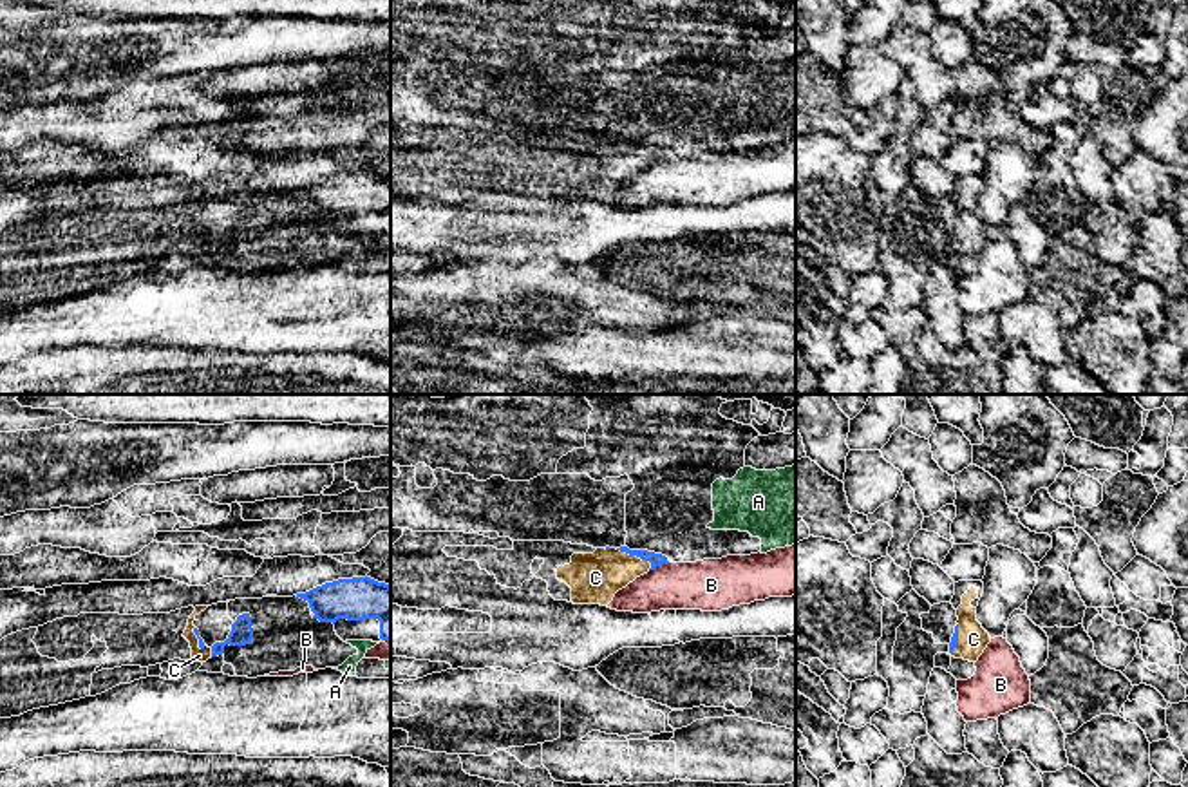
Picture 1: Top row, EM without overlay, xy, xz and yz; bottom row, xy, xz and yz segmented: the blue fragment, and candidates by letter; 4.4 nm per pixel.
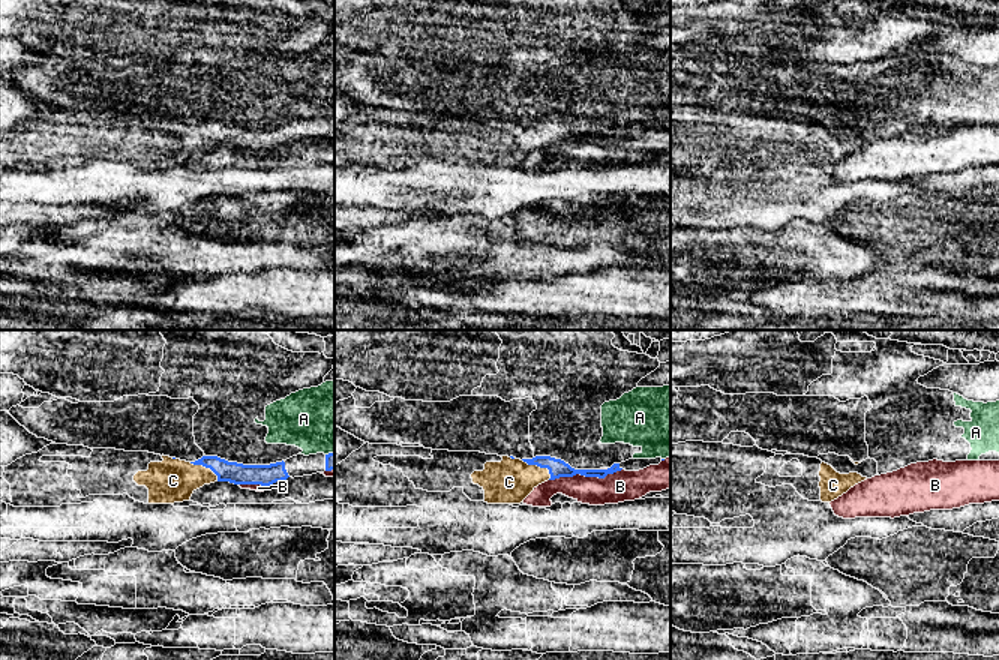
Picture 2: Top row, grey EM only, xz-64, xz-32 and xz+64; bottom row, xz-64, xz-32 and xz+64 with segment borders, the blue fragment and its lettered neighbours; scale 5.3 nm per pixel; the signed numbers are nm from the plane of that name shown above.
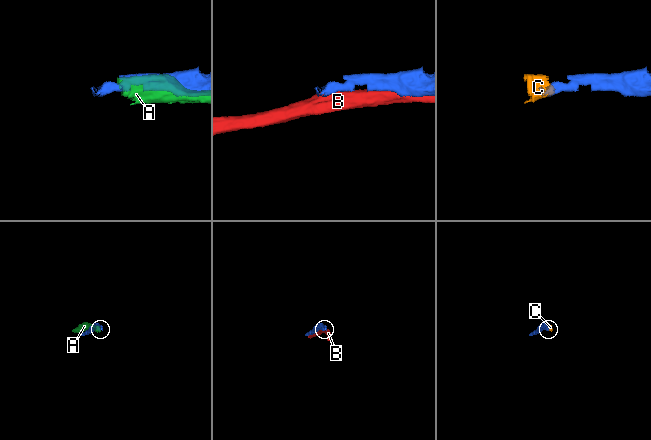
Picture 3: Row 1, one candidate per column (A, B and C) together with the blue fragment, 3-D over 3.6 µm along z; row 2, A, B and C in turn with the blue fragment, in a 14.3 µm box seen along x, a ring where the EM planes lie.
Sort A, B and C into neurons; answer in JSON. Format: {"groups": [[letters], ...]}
{"groups": [["A"], ["B"], ["C"]]}

